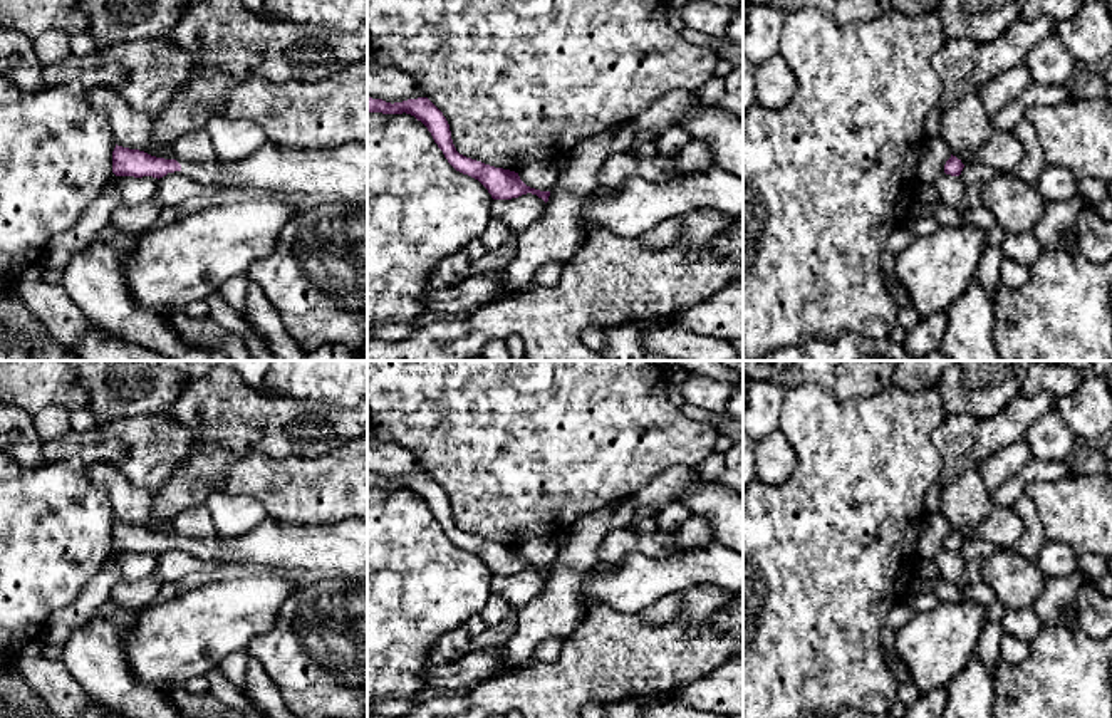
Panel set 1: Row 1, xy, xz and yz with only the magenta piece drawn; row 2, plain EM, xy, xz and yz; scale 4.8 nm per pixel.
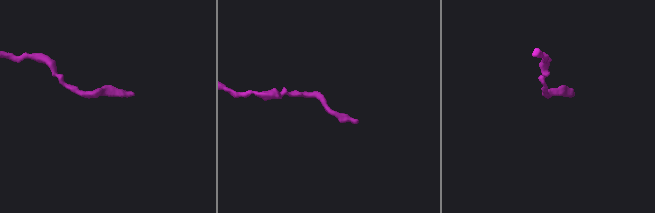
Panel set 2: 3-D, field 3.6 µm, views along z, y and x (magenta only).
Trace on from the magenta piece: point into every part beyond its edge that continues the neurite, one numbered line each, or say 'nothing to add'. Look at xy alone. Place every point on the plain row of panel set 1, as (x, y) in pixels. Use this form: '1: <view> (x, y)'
1: xy (341, 549)

